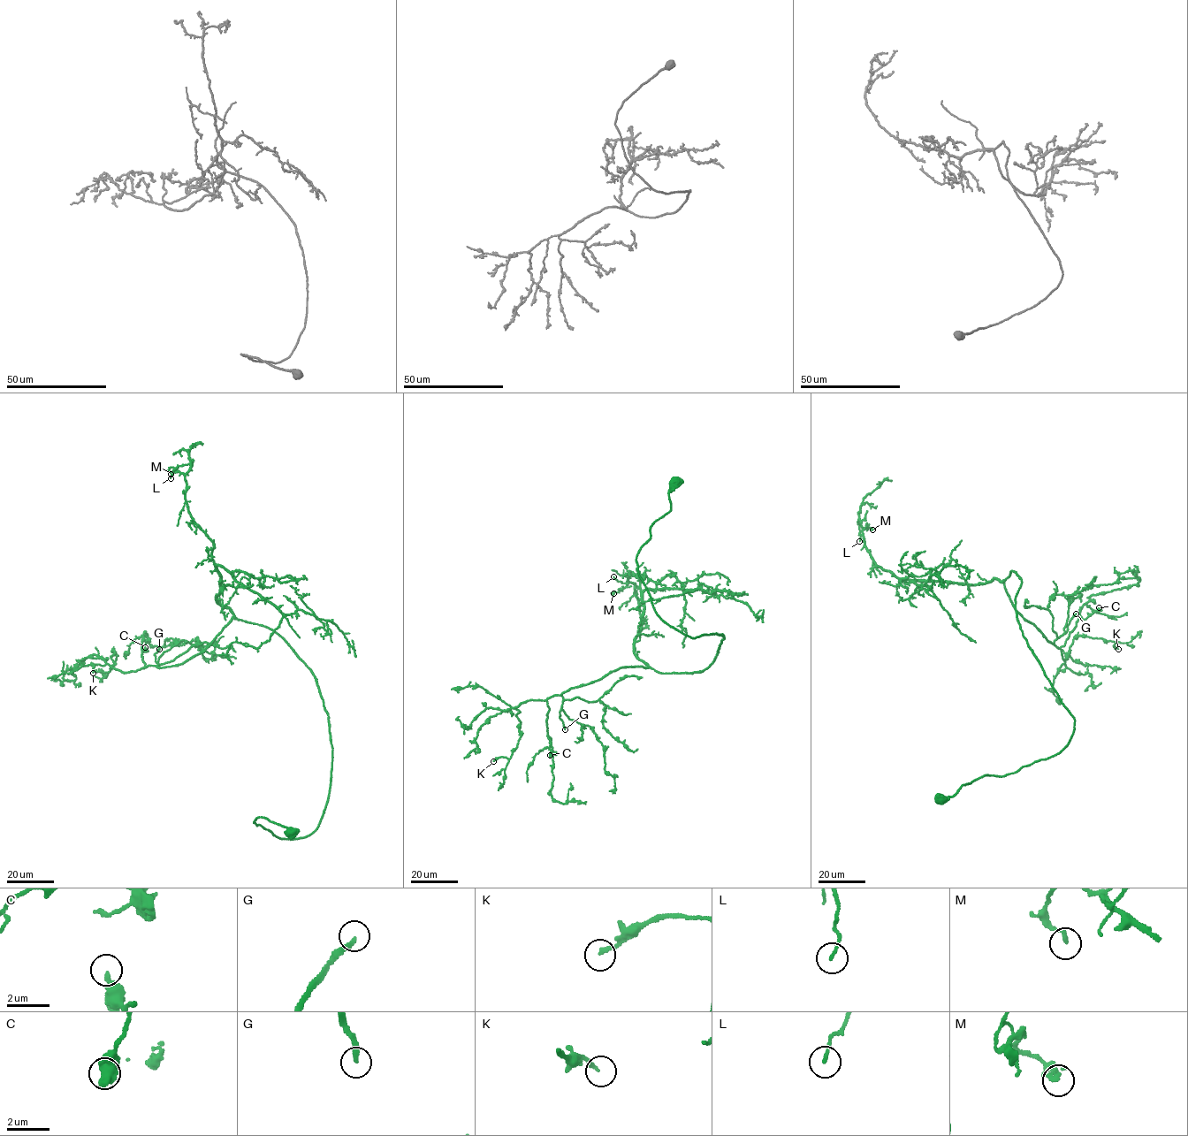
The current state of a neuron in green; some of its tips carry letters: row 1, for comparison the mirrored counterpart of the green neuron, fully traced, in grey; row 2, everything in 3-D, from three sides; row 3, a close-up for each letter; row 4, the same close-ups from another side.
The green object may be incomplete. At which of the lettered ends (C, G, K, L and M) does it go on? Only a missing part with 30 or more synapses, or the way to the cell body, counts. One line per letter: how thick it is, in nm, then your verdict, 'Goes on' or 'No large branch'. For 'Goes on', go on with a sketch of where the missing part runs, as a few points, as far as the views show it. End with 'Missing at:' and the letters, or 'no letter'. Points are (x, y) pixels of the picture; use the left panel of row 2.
C: Thickness 240 nm. No large branch
G: Thickness 200 nm. Goes on. Course of what is missing: (159, 649), (162, 645), (171, 648), (180, 644), (186, 655), (192, 652)
K: Thickness 180 nm. No large branch
L: Thickness 130 nm. No large branch
M: Thickness 200 nm. No large branch
Missing at: G

